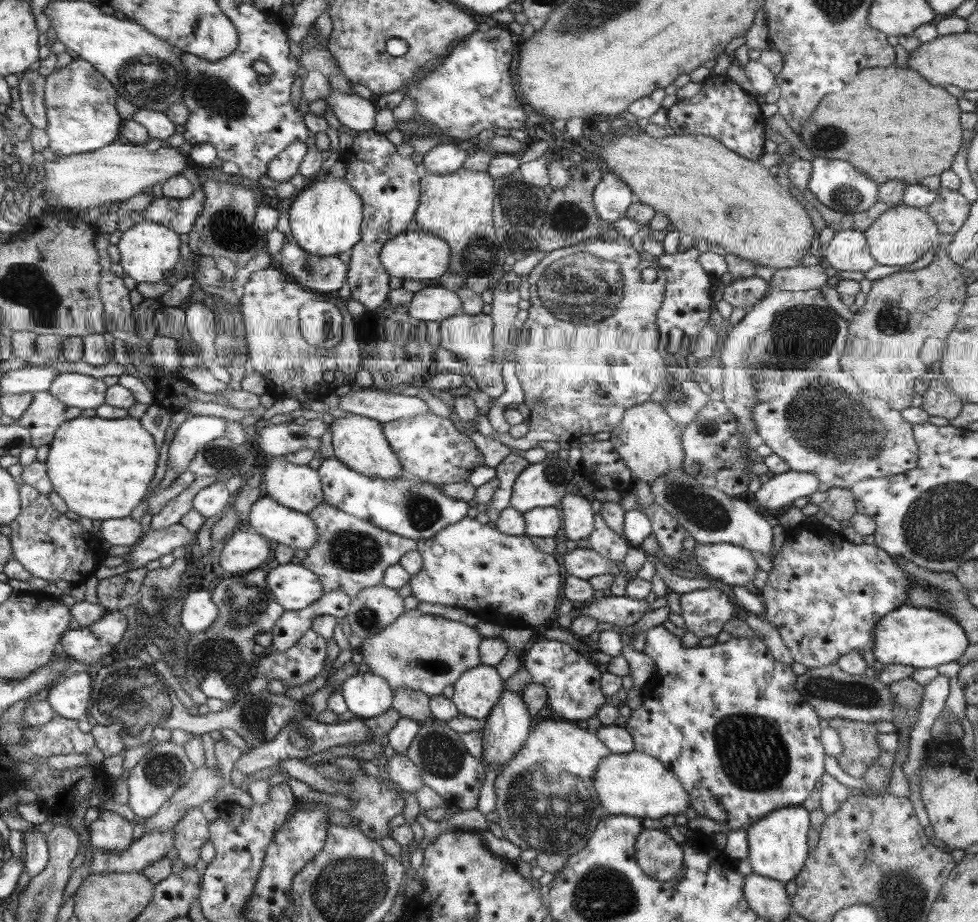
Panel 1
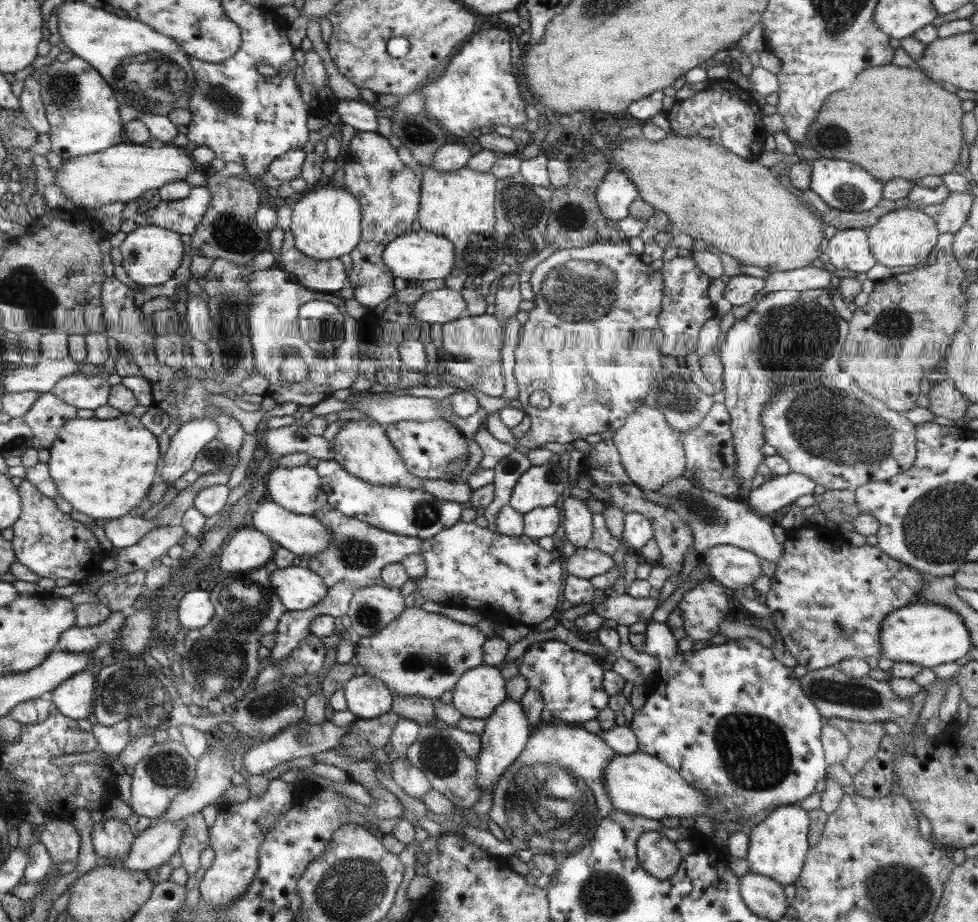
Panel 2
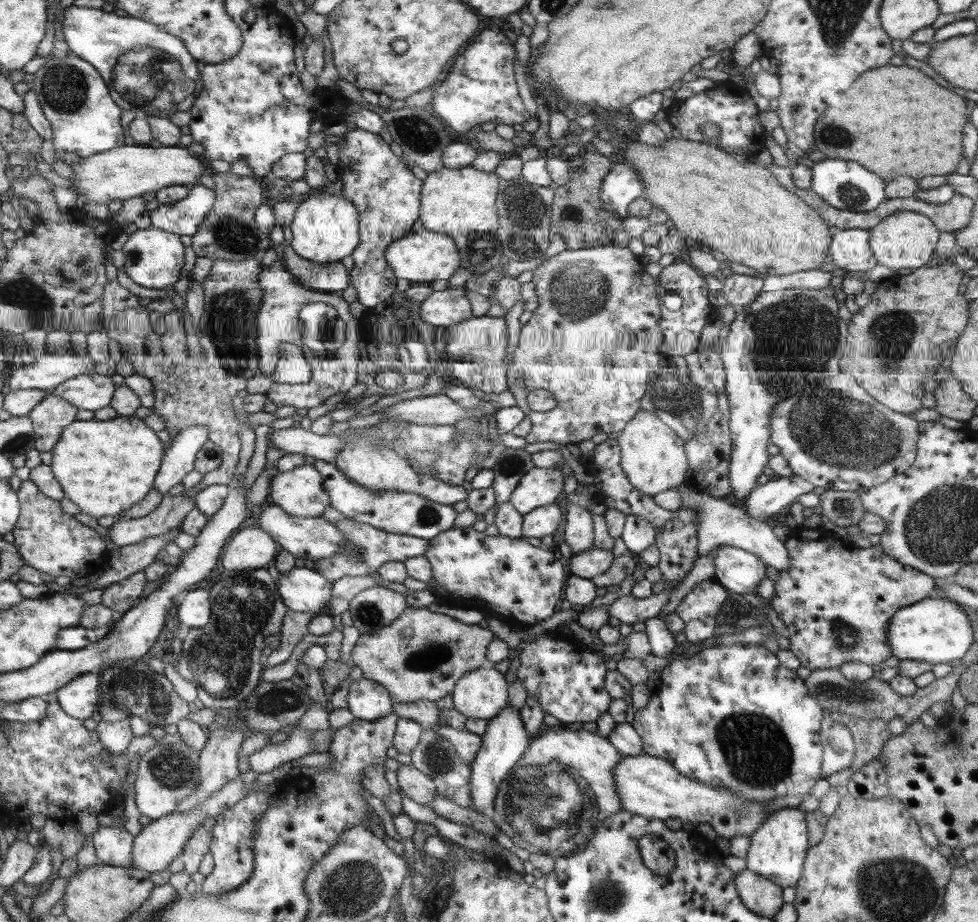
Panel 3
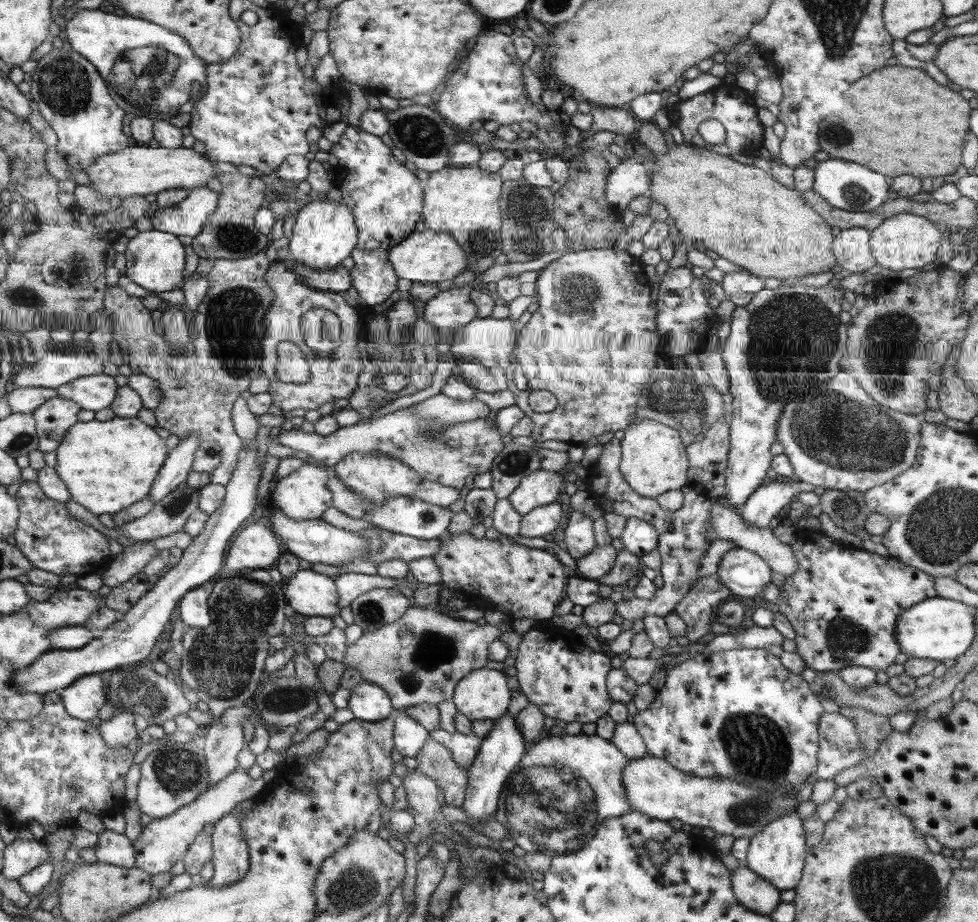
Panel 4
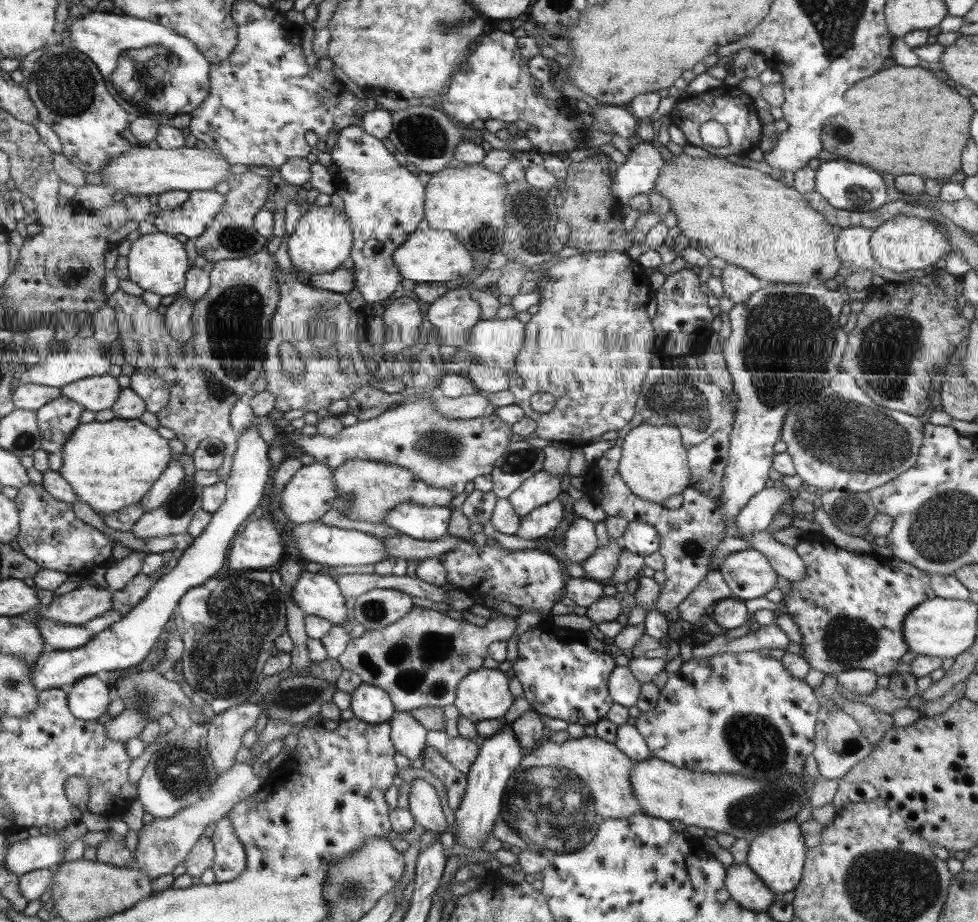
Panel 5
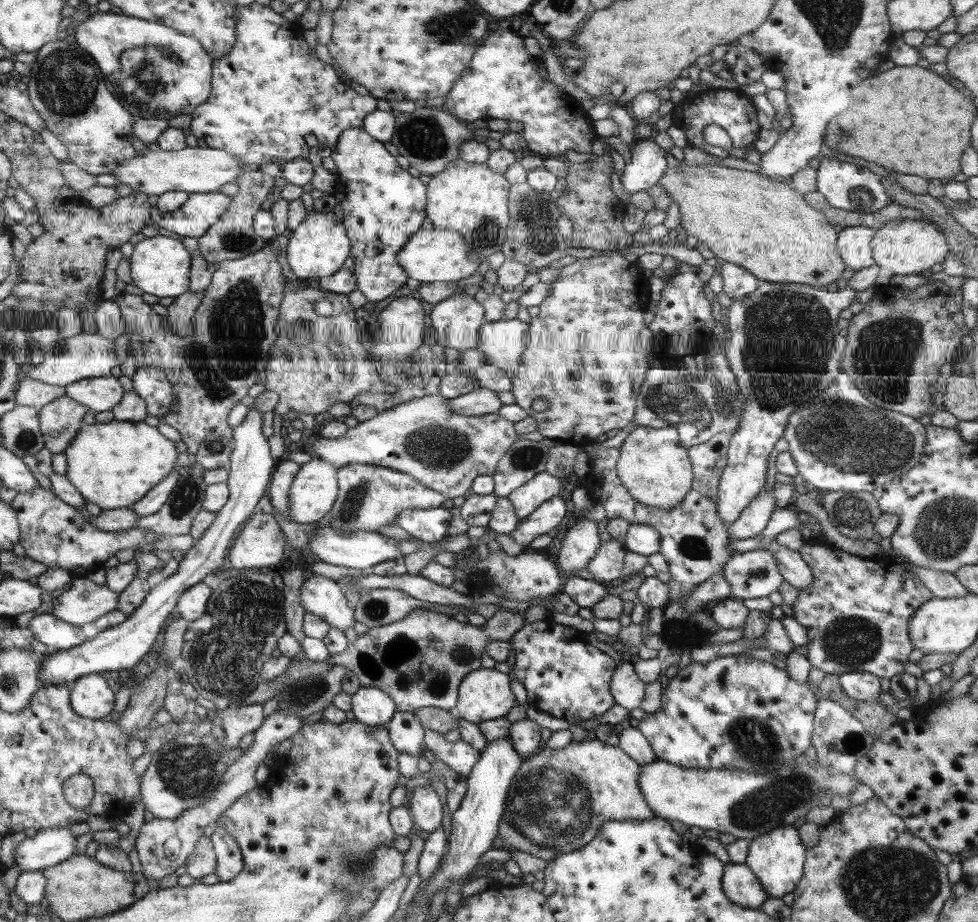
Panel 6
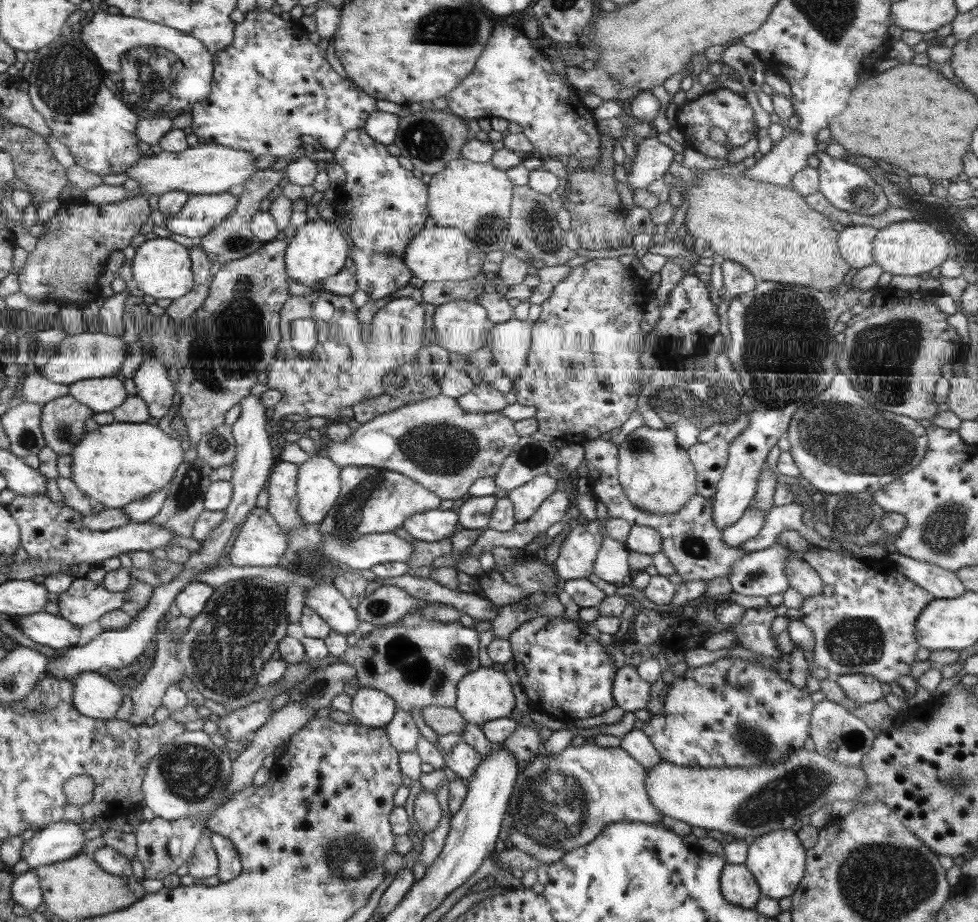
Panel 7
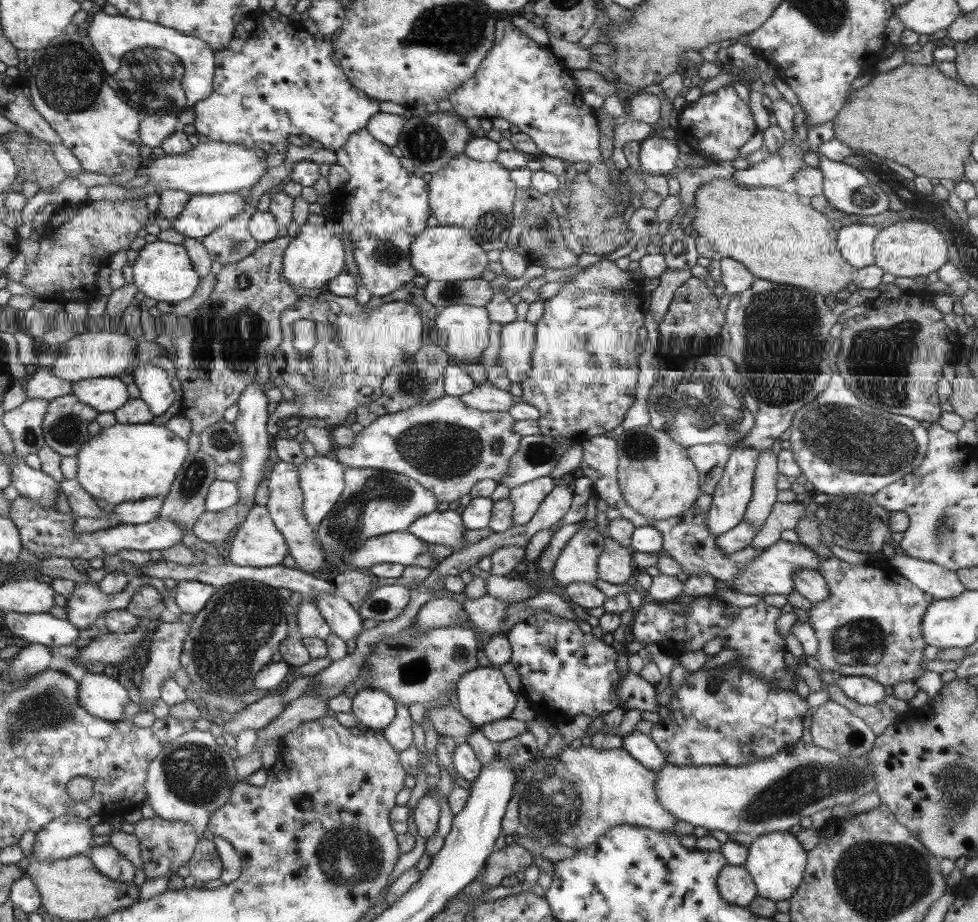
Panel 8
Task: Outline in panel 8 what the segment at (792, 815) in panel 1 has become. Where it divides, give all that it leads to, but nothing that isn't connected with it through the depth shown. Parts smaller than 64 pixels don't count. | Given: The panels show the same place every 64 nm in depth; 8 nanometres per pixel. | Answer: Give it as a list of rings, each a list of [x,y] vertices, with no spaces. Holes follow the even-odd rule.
[[[777,831],[756,835],[746,848],[743,864],[756,883],[756,896],[773,902],[788,900],[796,893],[797,885],[804,878],[805,850],[795,836],[788,831]]]

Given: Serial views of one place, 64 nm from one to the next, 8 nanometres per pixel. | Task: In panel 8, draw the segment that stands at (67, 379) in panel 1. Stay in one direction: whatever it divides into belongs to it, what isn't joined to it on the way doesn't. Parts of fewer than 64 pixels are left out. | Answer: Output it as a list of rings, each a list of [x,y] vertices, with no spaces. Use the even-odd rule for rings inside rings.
[[[119,377],[88,378],[74,382],[73,392],[81,402],[101,413],[114,413],[129,398],[126,384]]]

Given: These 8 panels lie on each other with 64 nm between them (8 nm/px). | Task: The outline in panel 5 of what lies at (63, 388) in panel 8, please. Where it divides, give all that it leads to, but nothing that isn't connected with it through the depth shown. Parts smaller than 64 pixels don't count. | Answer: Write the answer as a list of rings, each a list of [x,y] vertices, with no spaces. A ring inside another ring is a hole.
[[[16,384],[12,391],[15,408],[38,411],[48,402],[62,397],[61,388],[43,386],[42,384]]]

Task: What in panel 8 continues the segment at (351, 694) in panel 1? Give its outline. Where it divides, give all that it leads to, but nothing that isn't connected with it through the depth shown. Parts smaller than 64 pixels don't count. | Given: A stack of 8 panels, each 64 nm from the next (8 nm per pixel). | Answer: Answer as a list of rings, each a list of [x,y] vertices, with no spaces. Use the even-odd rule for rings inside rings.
[[[360,689],[352,699],[350,713],[368,729],[381,730],[396,716],[393,700],[374,689]]]

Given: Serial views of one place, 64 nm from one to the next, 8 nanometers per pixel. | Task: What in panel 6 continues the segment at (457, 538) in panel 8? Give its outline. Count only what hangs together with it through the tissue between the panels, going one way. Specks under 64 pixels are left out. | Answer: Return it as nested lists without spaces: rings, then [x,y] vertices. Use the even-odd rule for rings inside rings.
[[[443,507],[430,508],[430,509],[403,509],[394,518],[394,524],[399,526],[401,530],[405,530],[409,536],[421,540],[421,542],[436,543],[440,541],[443,537],[447,536],[445,531],[449,526],[449,521],[451,520],[451,513],[449,509]]]

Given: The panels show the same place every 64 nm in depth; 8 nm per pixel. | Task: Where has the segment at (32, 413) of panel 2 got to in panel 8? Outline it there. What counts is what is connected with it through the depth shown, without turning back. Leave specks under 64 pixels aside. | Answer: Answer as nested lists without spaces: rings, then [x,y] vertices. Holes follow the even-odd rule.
[[[73,393],[50,401],[43,426],[46,444],[63,457],[75,456],[92,437],[89,424],[100,414]]]

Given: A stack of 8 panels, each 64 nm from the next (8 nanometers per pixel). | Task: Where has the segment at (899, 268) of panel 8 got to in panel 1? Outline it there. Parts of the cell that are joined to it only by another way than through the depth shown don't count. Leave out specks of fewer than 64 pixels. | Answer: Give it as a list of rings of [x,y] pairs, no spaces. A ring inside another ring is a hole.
[[[899,204],[889,207],[864,231],[869,250],[877,264],[881,266],[900,266],[919,260],[919,256],[937,240],[937,225],[921,209]]]

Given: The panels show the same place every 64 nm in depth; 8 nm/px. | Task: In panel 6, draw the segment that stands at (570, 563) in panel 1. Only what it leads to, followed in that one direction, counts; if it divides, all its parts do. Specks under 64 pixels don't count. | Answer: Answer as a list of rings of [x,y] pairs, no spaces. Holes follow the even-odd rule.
[[[615,539],[603,541],[597,547],[593,558],[585,565],[585,570],[598,580],[615,580],[621,577],[621,567],[625,554],[624,546]]]

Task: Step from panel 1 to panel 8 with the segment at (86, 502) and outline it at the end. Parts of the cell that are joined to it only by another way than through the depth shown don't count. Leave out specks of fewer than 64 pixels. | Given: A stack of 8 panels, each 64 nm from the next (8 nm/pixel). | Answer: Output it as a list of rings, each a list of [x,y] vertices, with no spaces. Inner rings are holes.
[[[115,424],[101,428],[76,454],[79,459],[78,477],[81,486],[114,508],[124,502],[152,496],[165,496],[177,471],[187,460],[187,444],[163,426],[153,424]]]

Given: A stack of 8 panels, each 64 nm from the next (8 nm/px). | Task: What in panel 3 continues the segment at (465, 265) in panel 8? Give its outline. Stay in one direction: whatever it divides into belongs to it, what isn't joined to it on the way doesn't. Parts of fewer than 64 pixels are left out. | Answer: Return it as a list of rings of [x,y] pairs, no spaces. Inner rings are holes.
[[[423,228],[409,231],[403,238],[388,246],[384,258],[392,268],[396,279],[409,281],[410,284],[430,284],[435,280],[448,280],[460,266],[459,251],[456,243],[446,234],[434,233]]]

